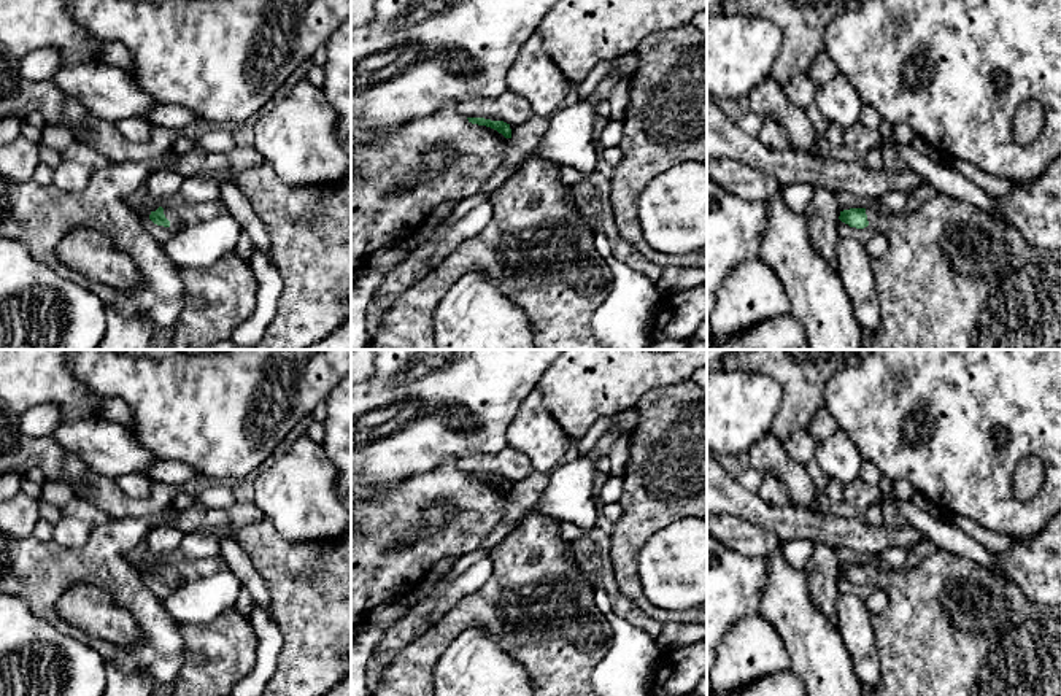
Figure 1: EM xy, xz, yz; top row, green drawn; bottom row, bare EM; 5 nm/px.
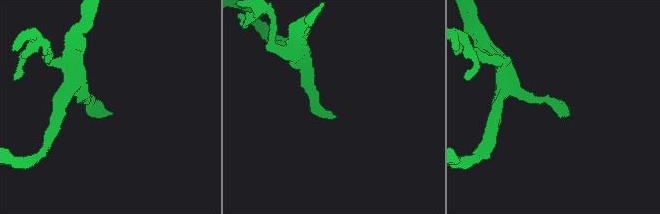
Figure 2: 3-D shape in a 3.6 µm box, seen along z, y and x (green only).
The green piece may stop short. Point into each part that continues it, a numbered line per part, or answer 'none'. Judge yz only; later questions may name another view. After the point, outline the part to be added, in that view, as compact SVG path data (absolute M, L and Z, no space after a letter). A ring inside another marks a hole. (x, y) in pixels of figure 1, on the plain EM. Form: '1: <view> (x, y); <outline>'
1: yz (952, 628); M937 548L912 569L882 570L869 561L866 570L869 582L885 591L889 601L882 613L872 615L874 644L882 671L880 682L874 686L874 696L1061 696L1061 605L1037 604L1013 582L943 548Z

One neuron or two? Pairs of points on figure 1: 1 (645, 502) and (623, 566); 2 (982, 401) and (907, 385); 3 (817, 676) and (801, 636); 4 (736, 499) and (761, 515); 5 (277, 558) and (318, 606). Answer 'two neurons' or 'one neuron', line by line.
1: one neuron
2: one neuron
3: one neuron
4: one neuron
5: one neuron

